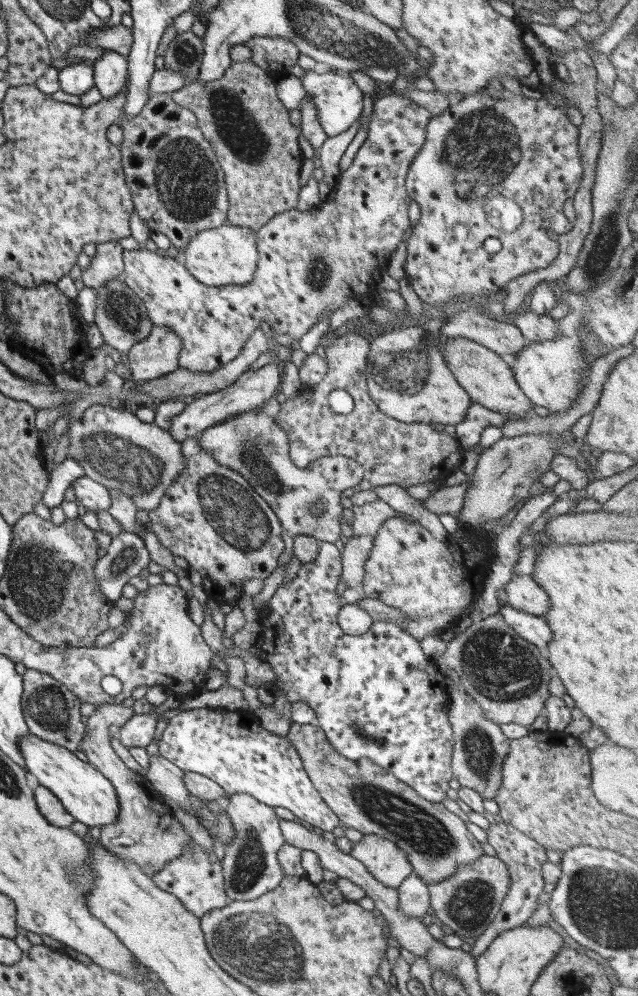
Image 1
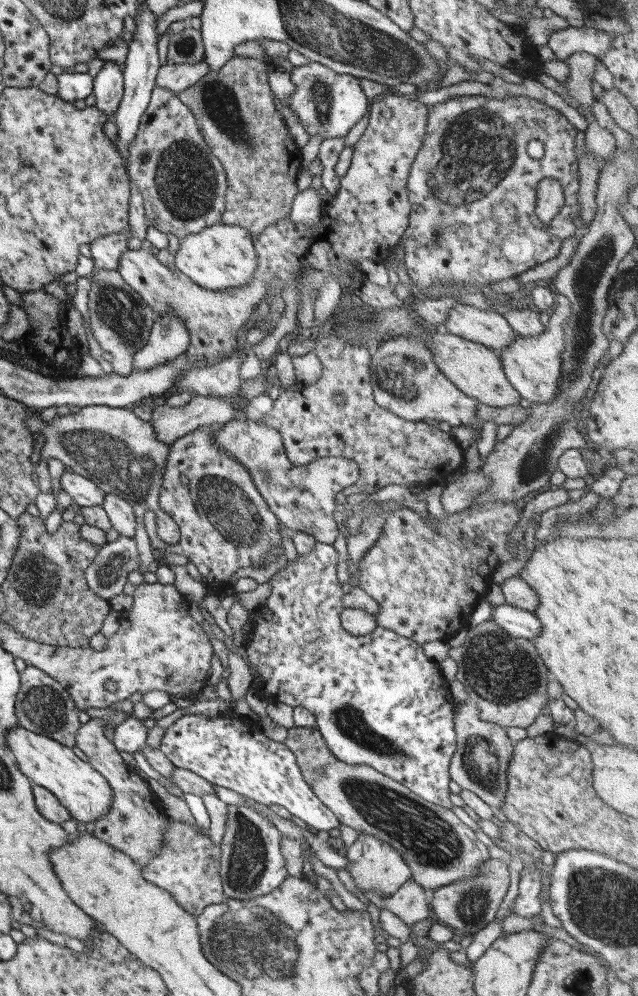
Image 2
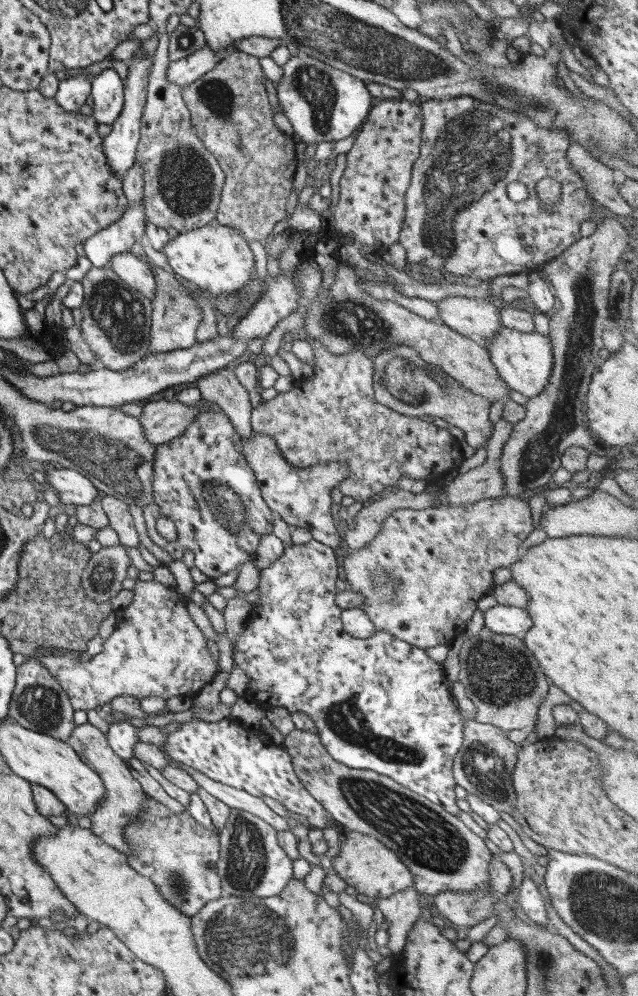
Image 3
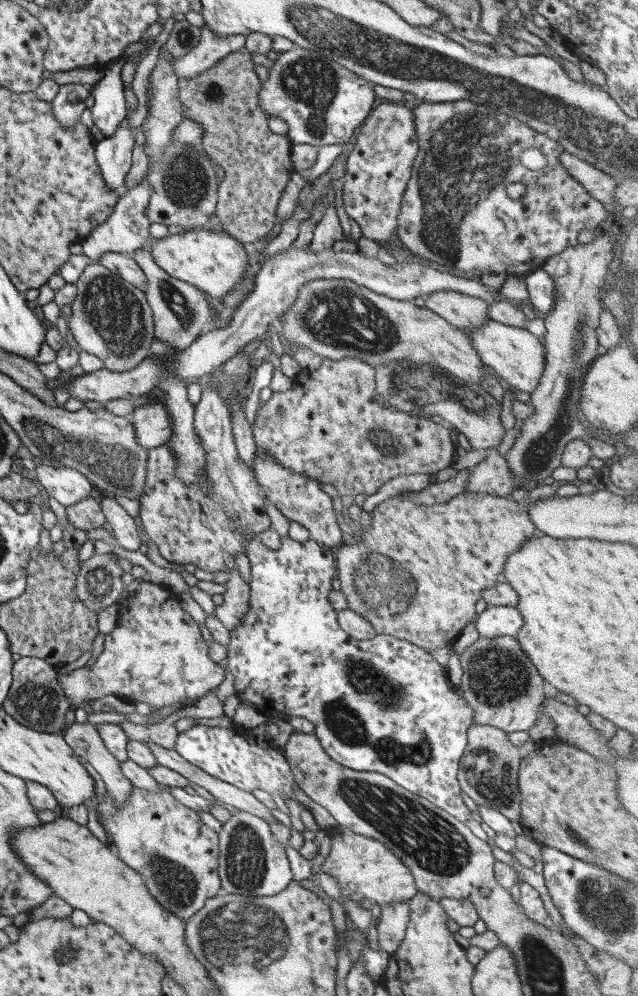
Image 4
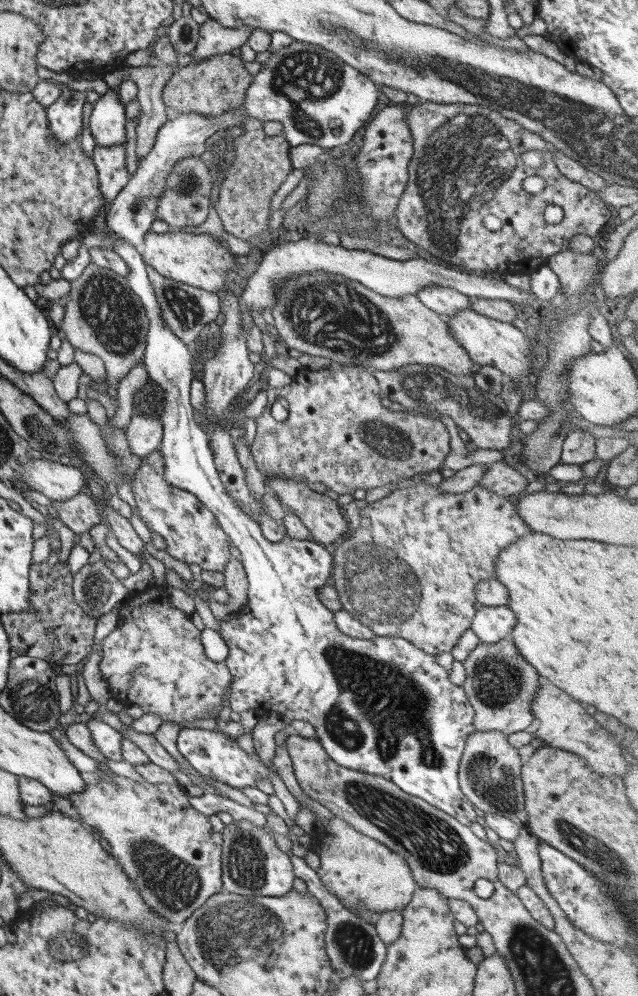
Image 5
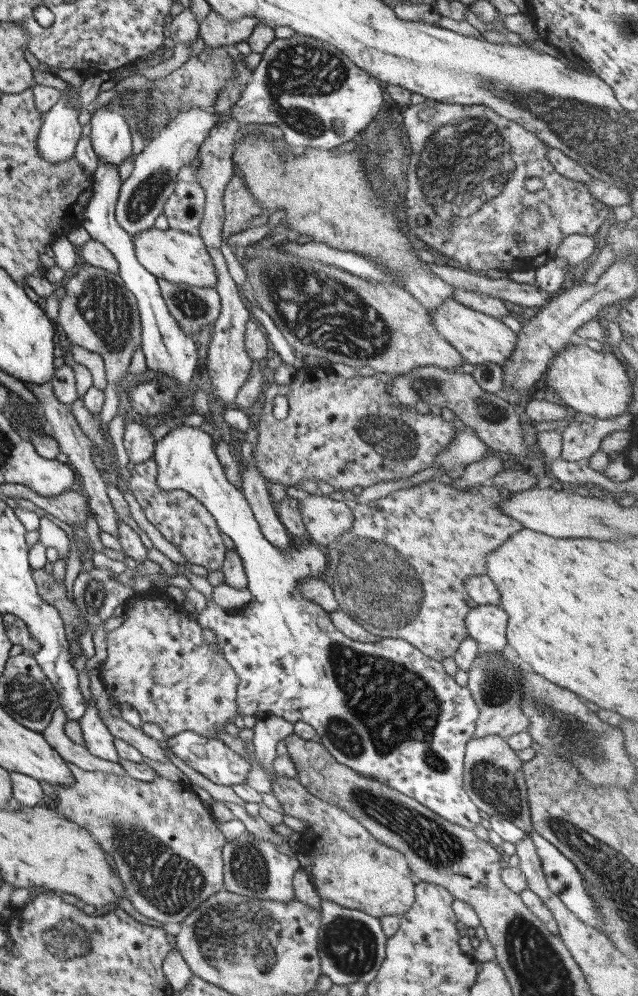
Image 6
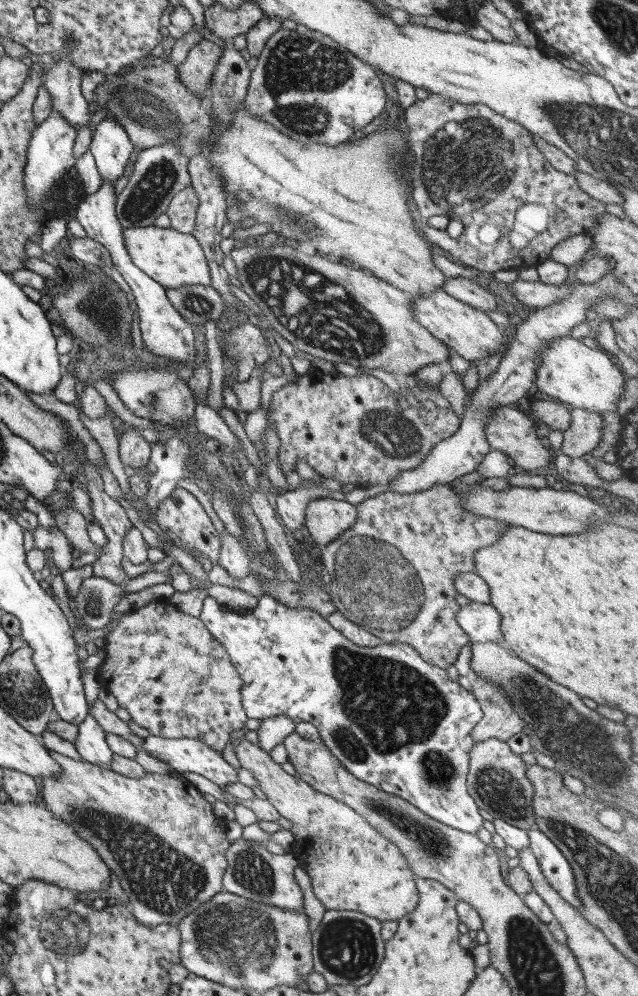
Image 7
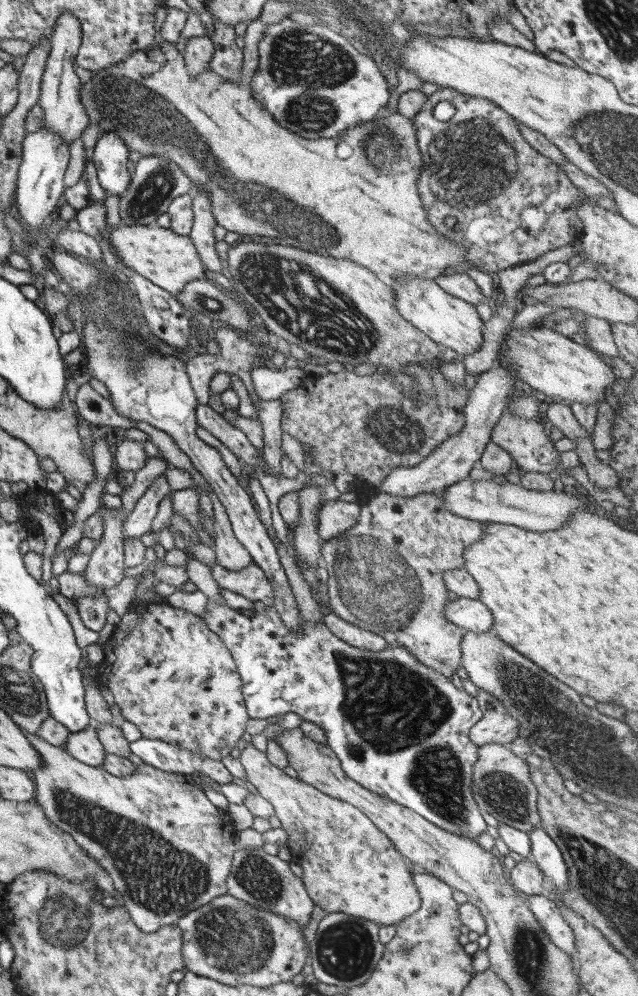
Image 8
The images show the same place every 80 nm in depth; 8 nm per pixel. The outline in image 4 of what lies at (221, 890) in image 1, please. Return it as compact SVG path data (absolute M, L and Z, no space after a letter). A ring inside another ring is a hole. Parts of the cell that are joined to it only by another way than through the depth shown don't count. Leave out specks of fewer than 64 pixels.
M132 786L129 798L121 807L113 807L113 798L105 792L102 802L97 804L94 810L97 822L105 829L114 848L117 848L117 858L141 876L145 890L150 892L161 907L186 920L197 912L207 899L221 890L217 875L218 834L204 826L195 811L169 795L171 791L171 787L160 786L160 792L154 793Z

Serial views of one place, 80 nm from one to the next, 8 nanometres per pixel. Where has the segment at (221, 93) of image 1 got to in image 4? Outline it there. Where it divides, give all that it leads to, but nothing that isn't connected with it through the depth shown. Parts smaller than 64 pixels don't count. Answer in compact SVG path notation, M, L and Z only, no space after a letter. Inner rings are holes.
M242 49L227 54L211 68L191 78L178 78L181 114L202 126L201 150L224 174L216 190L214 214L219 218L221 228L240 243L254 243L275 226L275 210L279 196L294 171L290 161L290 147L293 144L285 135L269 131L268 116L263 114L258 105L260 81L253 68L255 63L251 60L249 52Z

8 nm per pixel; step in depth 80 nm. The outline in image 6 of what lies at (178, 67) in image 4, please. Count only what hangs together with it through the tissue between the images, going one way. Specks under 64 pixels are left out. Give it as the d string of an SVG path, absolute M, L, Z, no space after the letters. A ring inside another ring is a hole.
M210 10L198 24L198 35L207 48L229 48L232 44L245 41L257 24L257 19L252 16L225 20L220 14Z

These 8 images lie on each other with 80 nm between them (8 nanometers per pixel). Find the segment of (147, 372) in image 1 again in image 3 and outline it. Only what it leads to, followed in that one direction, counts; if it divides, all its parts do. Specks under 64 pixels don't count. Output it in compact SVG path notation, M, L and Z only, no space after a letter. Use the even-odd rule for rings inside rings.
M133 242L129 253L141 257L148 267L152 268L155 277L156 291L153 300L150 301L152 310L150 317L150 334L147 355L169 353L172 351L190 348L195 343L195 330L201 320L201 311L192 300L191 292L173 278L173 275L155 266L145 256L140 242Z

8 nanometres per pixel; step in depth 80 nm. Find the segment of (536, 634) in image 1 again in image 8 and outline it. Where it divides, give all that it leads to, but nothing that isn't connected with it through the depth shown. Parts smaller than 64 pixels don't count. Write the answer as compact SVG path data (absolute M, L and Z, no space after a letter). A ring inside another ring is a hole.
M459 597L458 600L447 600L444 615L451 624L475 634L483 634L492 628L491 611L477 599Z

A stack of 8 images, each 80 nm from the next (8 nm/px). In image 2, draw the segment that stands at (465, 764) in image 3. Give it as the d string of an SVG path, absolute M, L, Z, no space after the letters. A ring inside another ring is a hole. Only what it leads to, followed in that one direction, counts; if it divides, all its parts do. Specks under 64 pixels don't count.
M469 700L465 703L459 702L455 704L453 726L456 745L448 764L448 773L450 774L450 780L453 780L461 789L473 792L484 804L489 805L491 808L500 808L501 802L505 800L505 794L507 794L506 768L512 755L513 742L507 740L506 729L499 728L496 724L482 721L478 714L478 707Z

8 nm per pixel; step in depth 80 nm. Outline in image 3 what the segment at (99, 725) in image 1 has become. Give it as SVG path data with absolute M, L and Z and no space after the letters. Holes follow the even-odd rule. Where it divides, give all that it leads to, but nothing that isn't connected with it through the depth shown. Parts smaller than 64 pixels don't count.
M90 723L75 725L71 734L65 742L77 754L83 754L88 765L99 775L105 787L105 797L99 806L99 809L89 815L91 820L90 832L97 836L104 844L111 848L122 852L123 855L129 855L130 848L127 848L125 840L123 840L123 827L127 827L137 813L143 809L143 793L139 782L131 777L126 761L119 758L111 747L105 744L106 738L97 728Z

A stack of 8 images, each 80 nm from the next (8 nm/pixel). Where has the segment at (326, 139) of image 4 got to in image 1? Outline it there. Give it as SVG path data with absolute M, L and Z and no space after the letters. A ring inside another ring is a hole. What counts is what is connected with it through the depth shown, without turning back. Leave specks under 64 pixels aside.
M331 70L324 74L305 71L305 75L299 80L306 92L302 102L307 99L311 99L314 102L317 120L327 137L331 138L345 132L355 123L355 120L359 119L362 111L361 100L363 100L363 94L348 74L342 74L337 71L332 72Z

